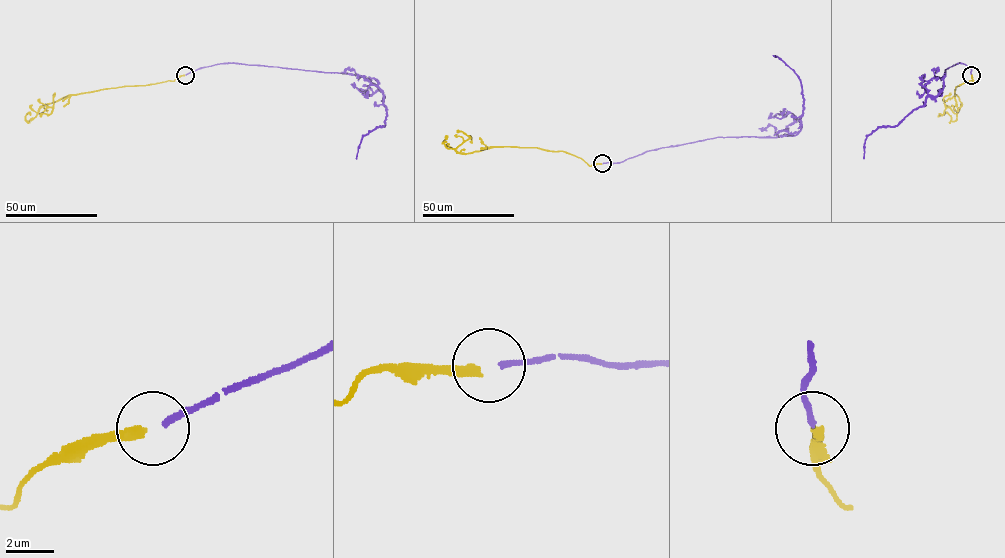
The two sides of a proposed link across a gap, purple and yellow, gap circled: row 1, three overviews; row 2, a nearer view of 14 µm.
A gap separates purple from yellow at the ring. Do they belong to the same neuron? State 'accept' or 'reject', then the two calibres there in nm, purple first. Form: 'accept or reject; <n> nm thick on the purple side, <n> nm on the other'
accept; 240 nm thick on the purple side, 400 nm on the other

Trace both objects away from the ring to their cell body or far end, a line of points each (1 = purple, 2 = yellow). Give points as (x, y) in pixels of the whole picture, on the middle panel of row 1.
1: (602, 163), (616, 163), (647, 151), (716, 137), (795, 135), (801, 128), (803, 97), (801, 80), (773, 55)
2: (601, 163), (589, 166), (563, 151), (536, 147), (489, 147), (458, 153), (456, 148), (469, 137), (457, 130)

